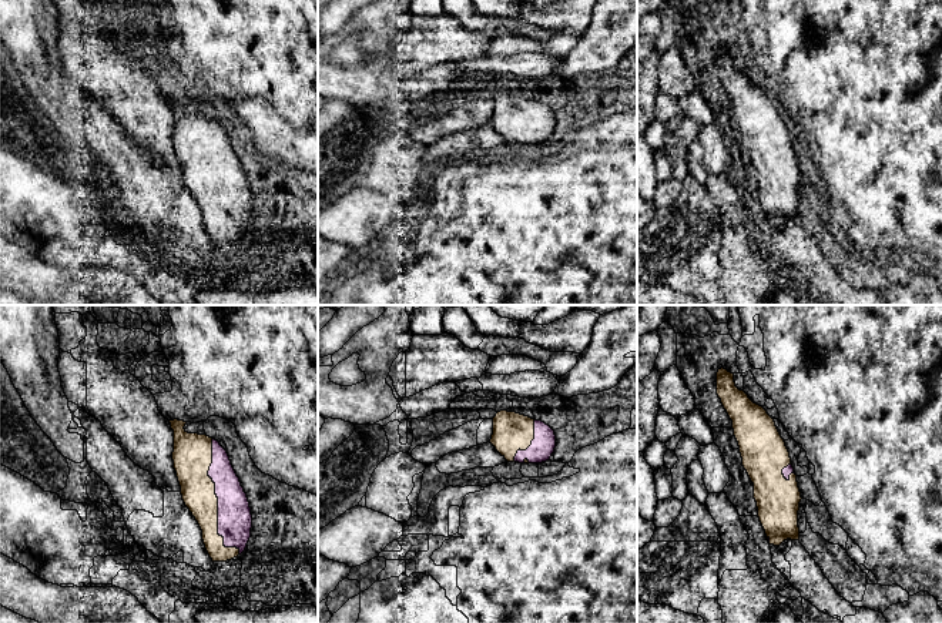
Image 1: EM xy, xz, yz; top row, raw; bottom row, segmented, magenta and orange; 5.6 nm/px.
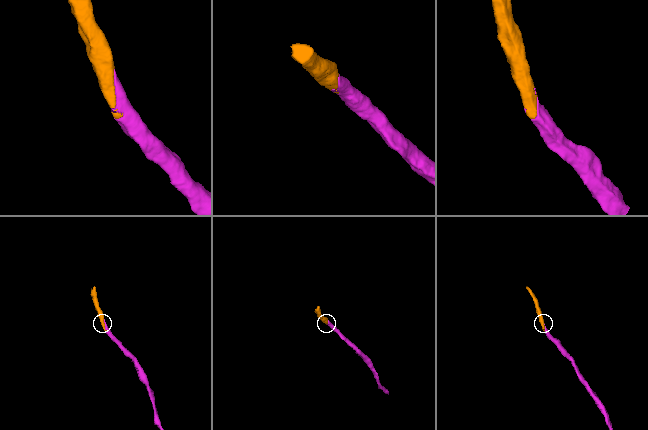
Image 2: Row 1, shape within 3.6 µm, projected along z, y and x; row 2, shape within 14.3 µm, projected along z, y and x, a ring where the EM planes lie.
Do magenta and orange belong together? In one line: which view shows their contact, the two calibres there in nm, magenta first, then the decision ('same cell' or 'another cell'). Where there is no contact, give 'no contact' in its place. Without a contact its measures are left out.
xy | 190/190 nm | same cell

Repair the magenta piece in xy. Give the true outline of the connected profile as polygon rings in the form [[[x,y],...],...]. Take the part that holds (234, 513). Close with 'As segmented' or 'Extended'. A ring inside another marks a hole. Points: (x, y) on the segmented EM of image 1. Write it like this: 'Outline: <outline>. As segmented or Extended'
Outline: [[[170,421],[174,431],[174,469],[185,506],[202,530],[202,540],[212,562],[238,557],[251,537],[252,515],[247,493],[241,486],[227,450],[218,441],[198,433],[188,433],[184,421]]]. Extended

